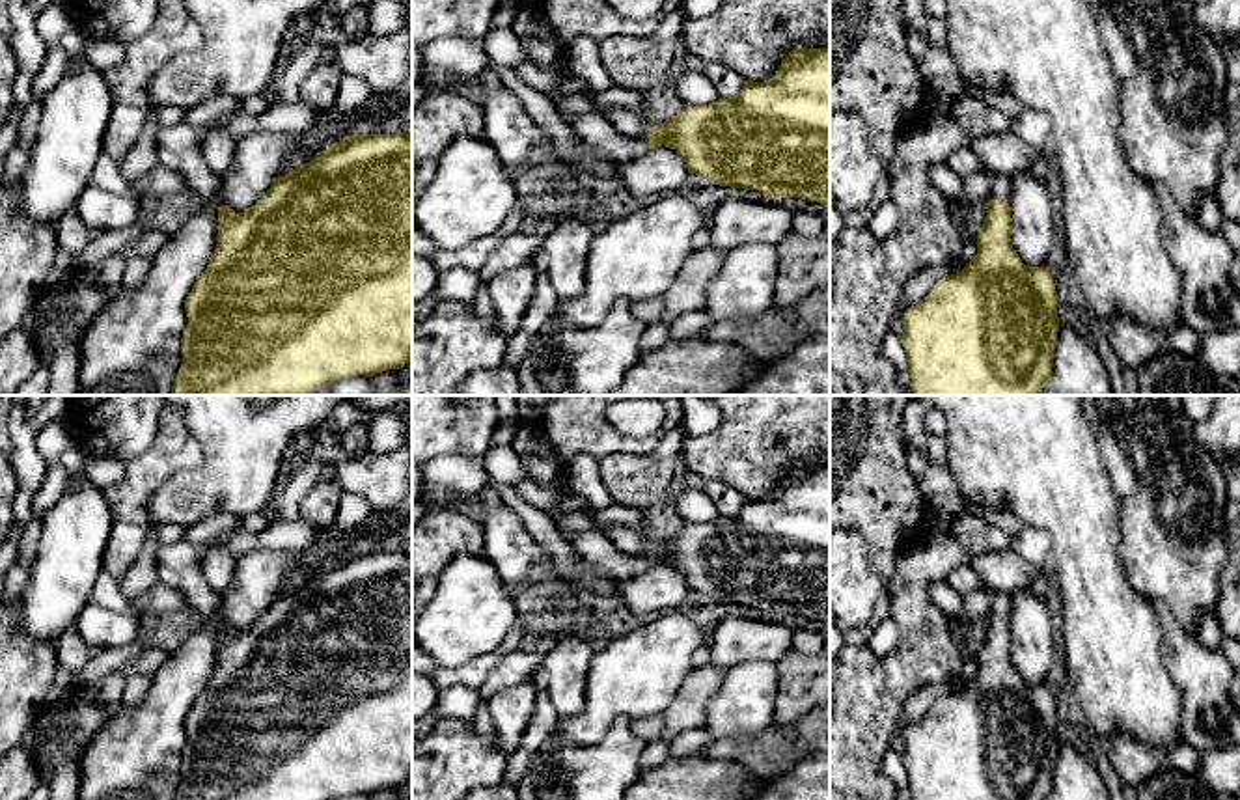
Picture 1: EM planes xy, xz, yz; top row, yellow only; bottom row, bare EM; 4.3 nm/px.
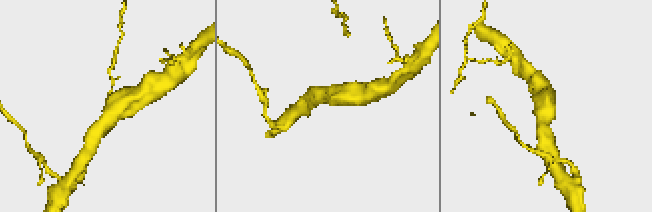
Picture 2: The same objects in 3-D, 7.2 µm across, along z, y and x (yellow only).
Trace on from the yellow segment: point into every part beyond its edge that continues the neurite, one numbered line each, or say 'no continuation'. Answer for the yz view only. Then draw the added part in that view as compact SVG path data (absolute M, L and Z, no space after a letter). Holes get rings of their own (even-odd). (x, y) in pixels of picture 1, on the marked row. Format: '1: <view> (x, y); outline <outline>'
1: yz (1000, 189); outline M994 173L994 175L992 175L992 183L990 183L988 200L1007 201L1009 196L1011 196L1011 175Z

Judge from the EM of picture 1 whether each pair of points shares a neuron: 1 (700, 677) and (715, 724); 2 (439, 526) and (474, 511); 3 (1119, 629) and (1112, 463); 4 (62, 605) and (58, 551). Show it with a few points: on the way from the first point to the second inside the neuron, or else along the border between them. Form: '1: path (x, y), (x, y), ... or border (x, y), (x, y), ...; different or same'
1: border (728, 668), (722, 687), (707, 705), (703, 726); different
2: border (435, 508), (461, 511), (480, 524); different
3: border (1097, 450), (1110, 487), (1119, 500); different
4: path (62, 592), (62, 564); same

